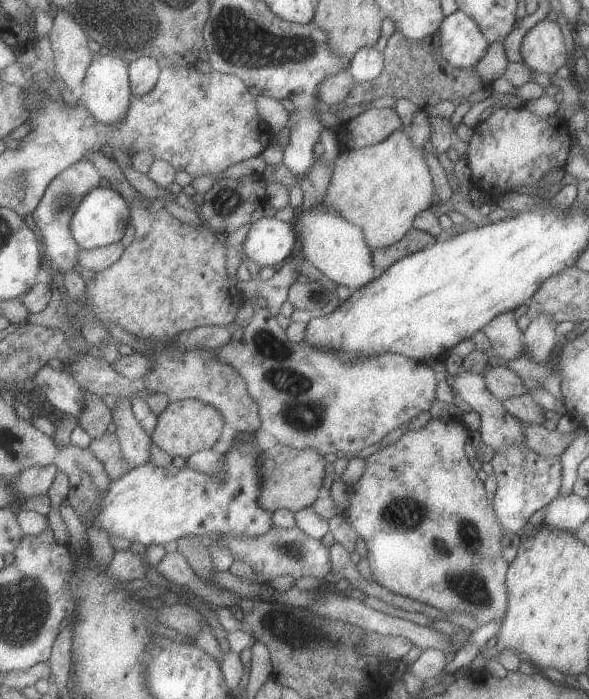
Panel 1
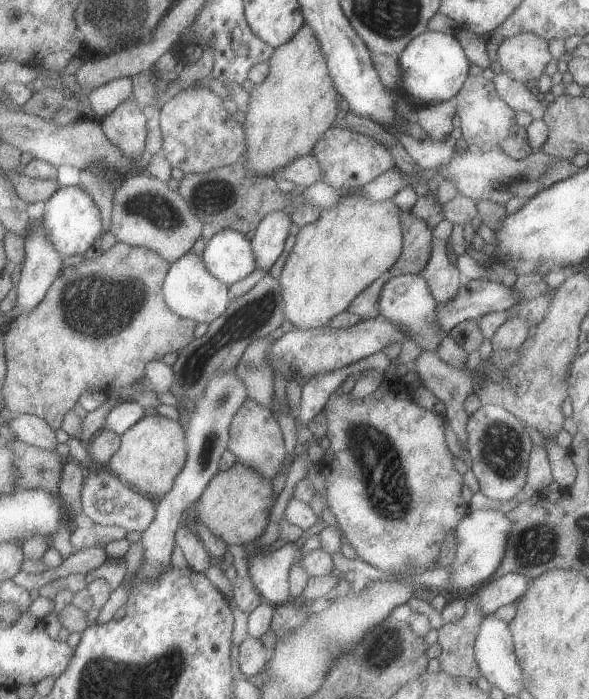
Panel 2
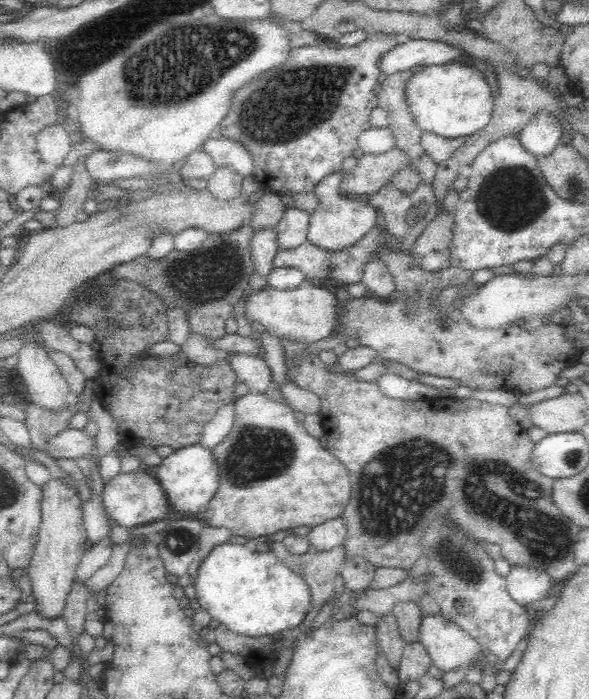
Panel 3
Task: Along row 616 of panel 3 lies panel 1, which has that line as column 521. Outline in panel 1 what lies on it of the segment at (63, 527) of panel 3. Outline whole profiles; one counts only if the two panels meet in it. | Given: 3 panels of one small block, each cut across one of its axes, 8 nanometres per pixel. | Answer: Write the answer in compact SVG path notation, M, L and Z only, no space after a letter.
M544 19L527 30L519 46L521 63L531 71L548 74L551 78L563 65L567 54L561 30L556 22Z

